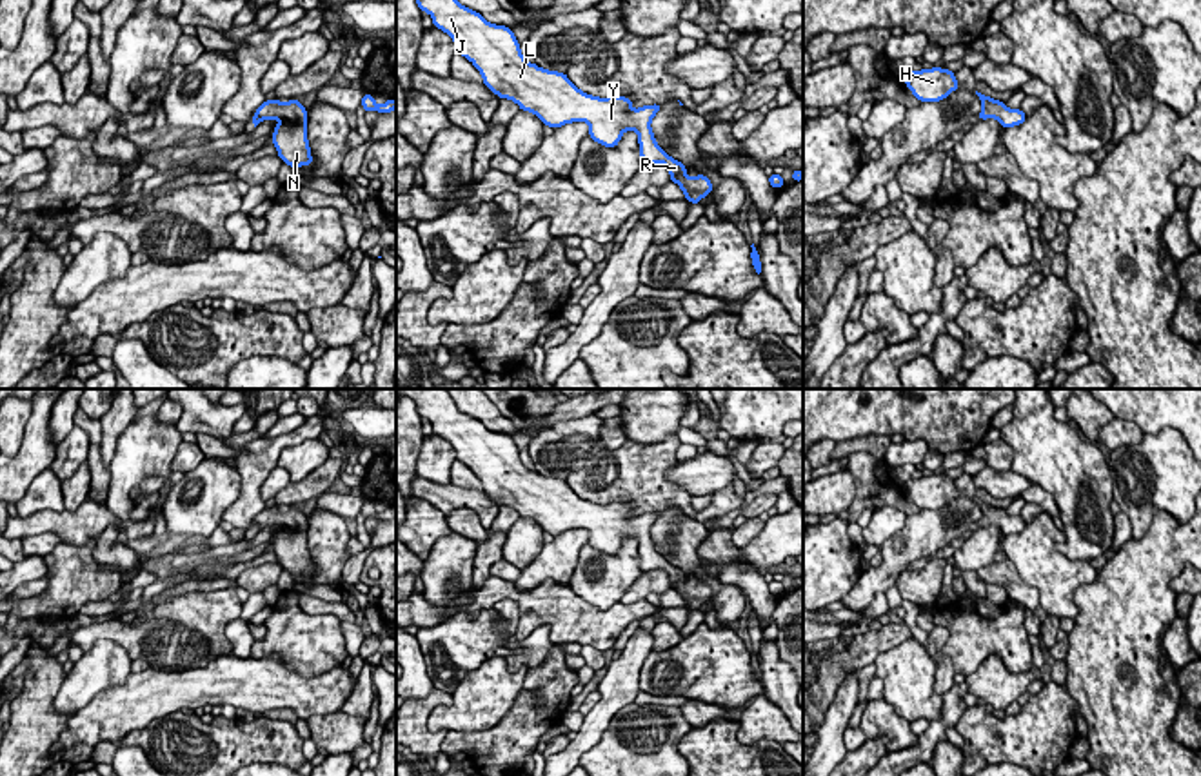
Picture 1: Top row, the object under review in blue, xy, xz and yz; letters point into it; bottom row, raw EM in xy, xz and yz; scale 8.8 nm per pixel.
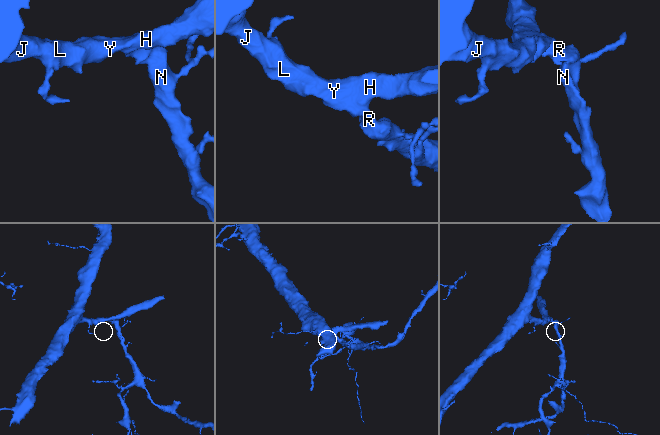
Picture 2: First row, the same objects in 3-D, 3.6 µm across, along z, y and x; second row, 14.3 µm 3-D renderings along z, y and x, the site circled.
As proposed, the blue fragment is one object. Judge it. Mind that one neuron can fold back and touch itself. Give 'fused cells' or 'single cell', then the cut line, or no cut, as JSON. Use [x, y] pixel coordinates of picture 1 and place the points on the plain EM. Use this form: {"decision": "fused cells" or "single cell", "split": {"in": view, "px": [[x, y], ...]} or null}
{"decision": "single cell", "split": null}

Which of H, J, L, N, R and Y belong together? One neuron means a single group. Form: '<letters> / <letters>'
H J L N R Y

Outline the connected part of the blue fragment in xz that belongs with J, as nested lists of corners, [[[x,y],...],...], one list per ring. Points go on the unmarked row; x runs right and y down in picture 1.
[[[396,389],[396,405],[402,396],[416,403],[418,414],[432,423],[434,434],[454,447],[456,458],[474,471],[483,491],[500,505],[516,509],[521,518],[534,520],[552,536],[587,529],[589,543],[605,554],[616,554],[625,538],[636,538],[641,571],[665,571],[670,589],[681,594],[687,609],[700,611],[712,600],[707,583],[700,580],[689,585],[687,574],[656,551],[650,529],[661,511],[632,516],[632,505],[591,503],[565,480],[527,469],[512,436],[489,431],[480,420],[460,413],[447,389]]]

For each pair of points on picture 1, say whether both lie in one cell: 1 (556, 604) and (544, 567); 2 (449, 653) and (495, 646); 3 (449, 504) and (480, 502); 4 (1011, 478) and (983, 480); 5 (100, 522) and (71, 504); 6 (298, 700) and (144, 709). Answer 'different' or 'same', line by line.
1: different
2: same
3: same
4: same
5: different
6: same

